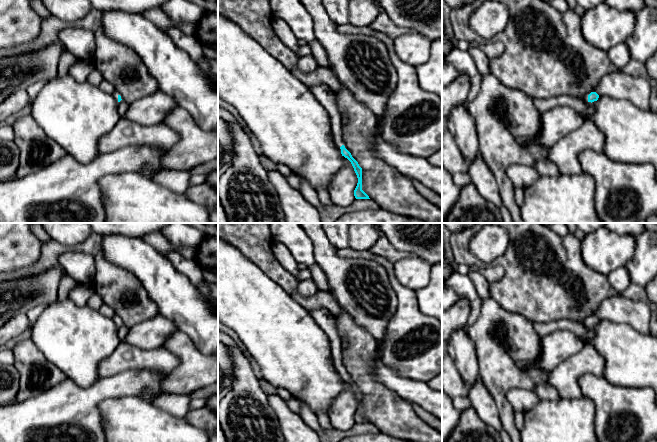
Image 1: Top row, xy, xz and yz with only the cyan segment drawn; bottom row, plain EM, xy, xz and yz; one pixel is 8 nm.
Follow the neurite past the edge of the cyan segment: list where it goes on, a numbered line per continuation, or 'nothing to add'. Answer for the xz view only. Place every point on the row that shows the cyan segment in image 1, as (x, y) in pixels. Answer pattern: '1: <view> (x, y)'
1: xz (325, 95)

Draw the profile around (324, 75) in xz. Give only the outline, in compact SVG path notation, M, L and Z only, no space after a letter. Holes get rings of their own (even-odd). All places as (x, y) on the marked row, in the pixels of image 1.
M296 64L291 72L307 86L323 83L332 88L334 92L338 92L341 88L341 83L329 67L320 66L310 73L303 73Z

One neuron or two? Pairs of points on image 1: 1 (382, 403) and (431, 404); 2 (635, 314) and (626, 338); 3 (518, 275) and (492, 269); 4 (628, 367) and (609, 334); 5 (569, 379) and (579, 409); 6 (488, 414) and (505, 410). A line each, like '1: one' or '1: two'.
1: two
2: two
3: two
4: one
5: two
6: two

